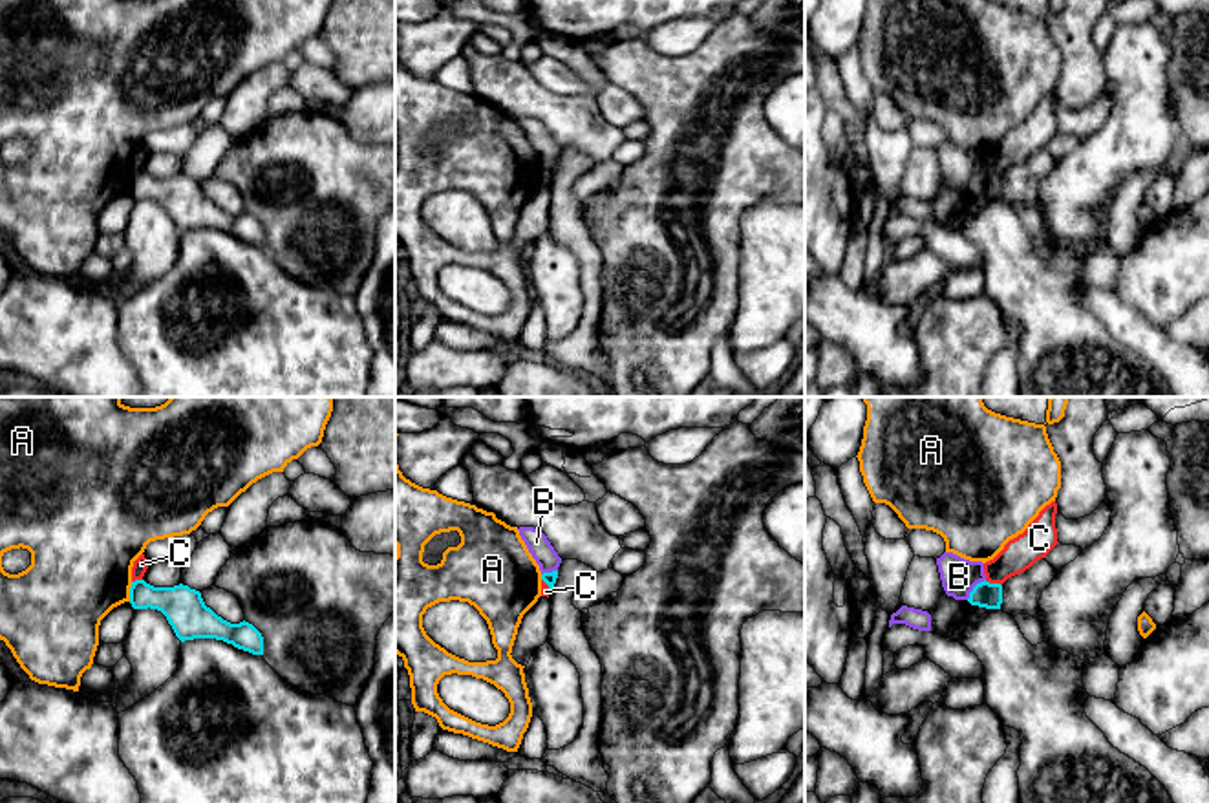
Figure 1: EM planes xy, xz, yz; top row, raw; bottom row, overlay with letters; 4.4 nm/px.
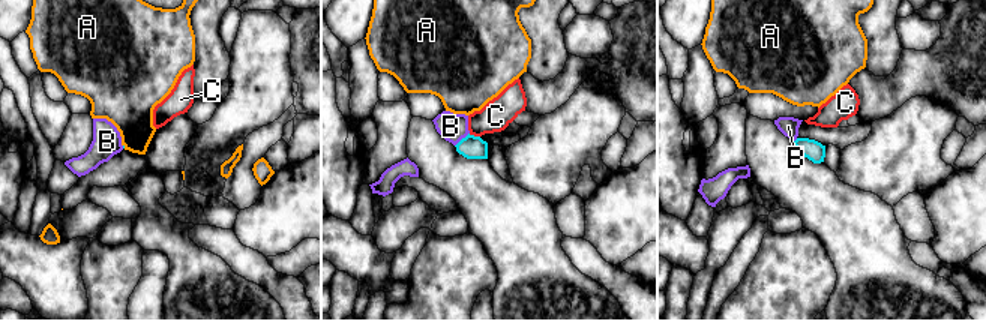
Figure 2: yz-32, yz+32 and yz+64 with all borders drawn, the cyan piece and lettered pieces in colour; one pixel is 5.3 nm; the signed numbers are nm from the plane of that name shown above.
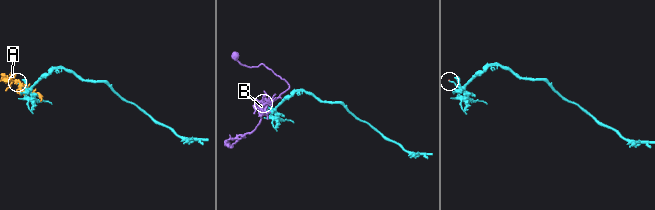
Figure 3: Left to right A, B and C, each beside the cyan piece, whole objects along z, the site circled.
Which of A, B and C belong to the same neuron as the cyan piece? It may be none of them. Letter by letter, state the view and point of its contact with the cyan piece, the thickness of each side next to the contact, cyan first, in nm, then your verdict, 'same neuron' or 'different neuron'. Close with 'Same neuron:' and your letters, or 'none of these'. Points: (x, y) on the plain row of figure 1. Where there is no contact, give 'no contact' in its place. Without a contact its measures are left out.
A: meets cyan in xy at (130, 182); 180 nm thick on the cyan side, 440 nm on the other; different neuron
B: meets cyan in yz at (973, 178); 110 nm thick on the cyan side, 160 nm on the other; different neuron
C: meets cyan in yz at (994, 174); 110 nm thick on the cyan side, 150 nm on the other; different neuron
Same neuron: none of these

